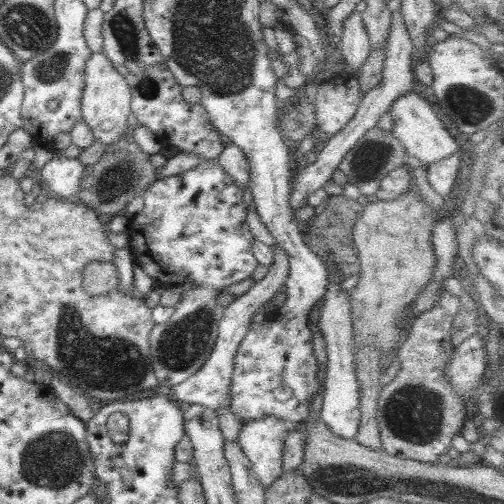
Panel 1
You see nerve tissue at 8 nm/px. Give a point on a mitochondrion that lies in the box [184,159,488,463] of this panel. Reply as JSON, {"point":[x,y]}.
{"point":[415,414]}

